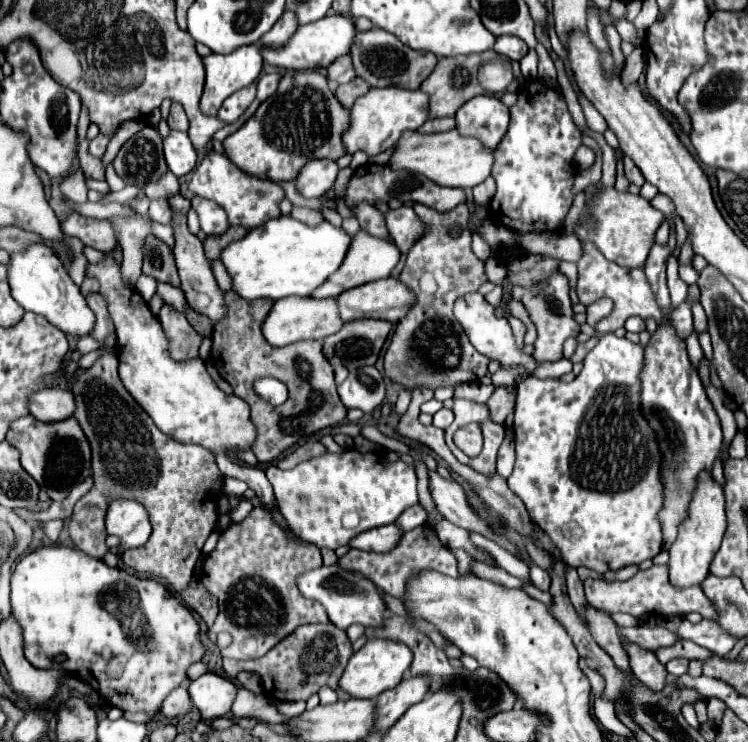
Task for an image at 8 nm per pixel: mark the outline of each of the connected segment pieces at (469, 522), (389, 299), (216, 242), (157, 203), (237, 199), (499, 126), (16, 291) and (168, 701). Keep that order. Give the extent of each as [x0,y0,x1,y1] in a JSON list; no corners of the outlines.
[[428,471,516,553],[338,277,416,323],[204,235,232,261],[148,199,172,223],[186,151,284,229],[456,95,510,149],[8,243,94,337],[162,685,192,717]]

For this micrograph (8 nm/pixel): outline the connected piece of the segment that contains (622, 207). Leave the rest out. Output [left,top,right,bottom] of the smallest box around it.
[574,185,664,267]

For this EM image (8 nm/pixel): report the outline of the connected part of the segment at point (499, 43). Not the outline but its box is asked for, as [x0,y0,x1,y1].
[494,35,528,61]

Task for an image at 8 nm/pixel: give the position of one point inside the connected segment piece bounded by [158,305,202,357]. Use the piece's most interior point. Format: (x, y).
(176, 326)

